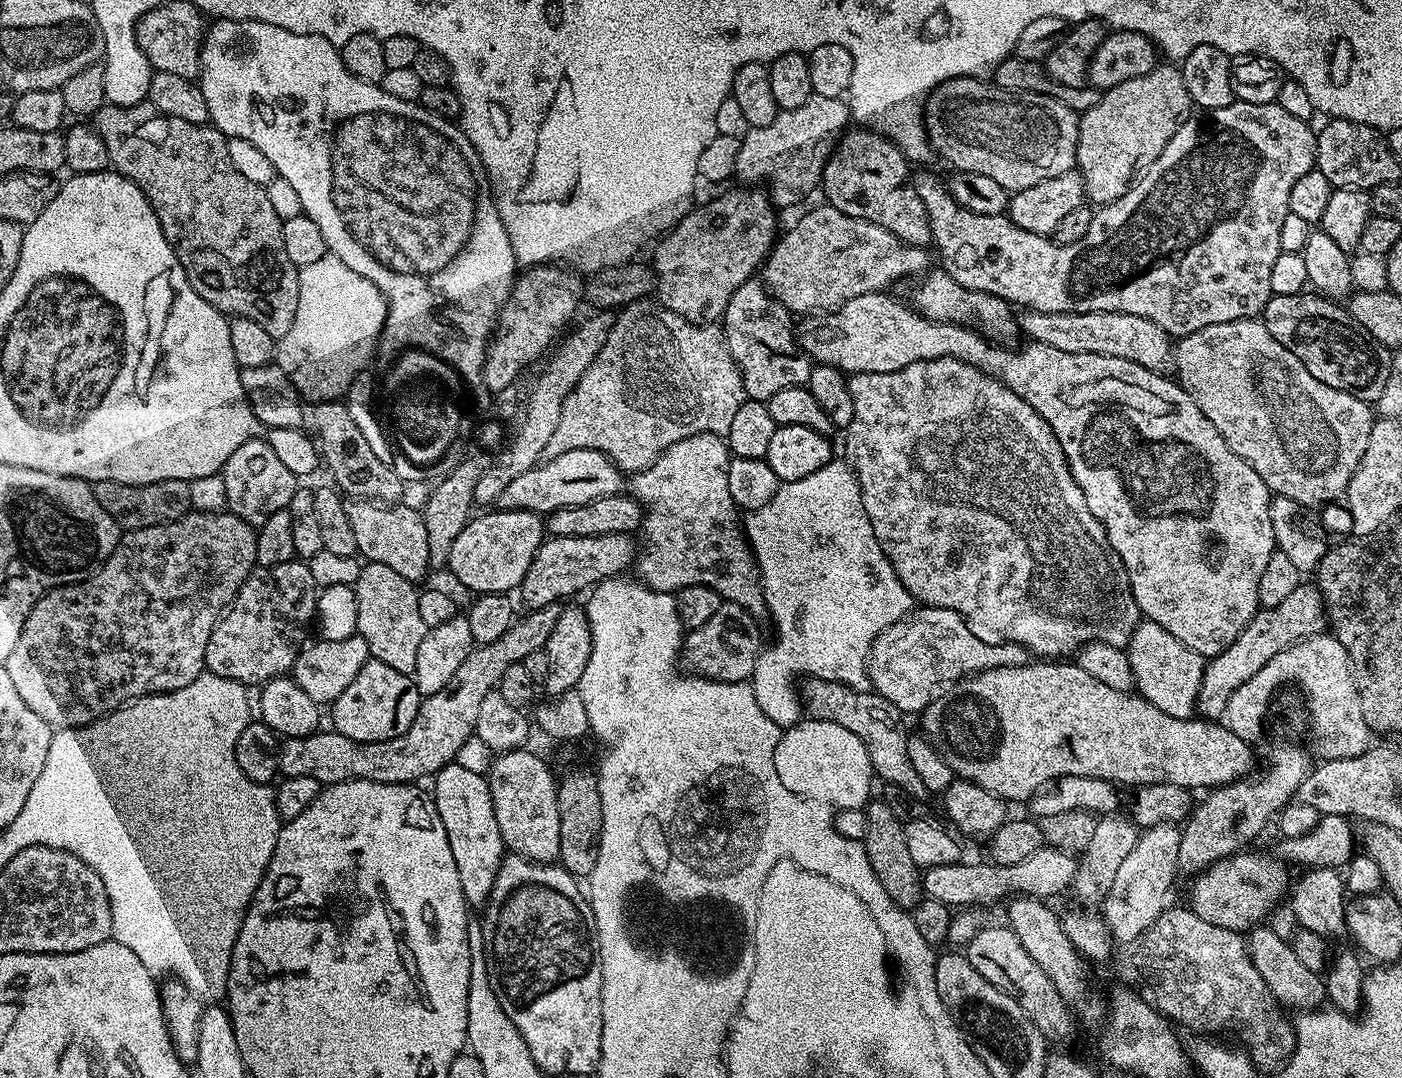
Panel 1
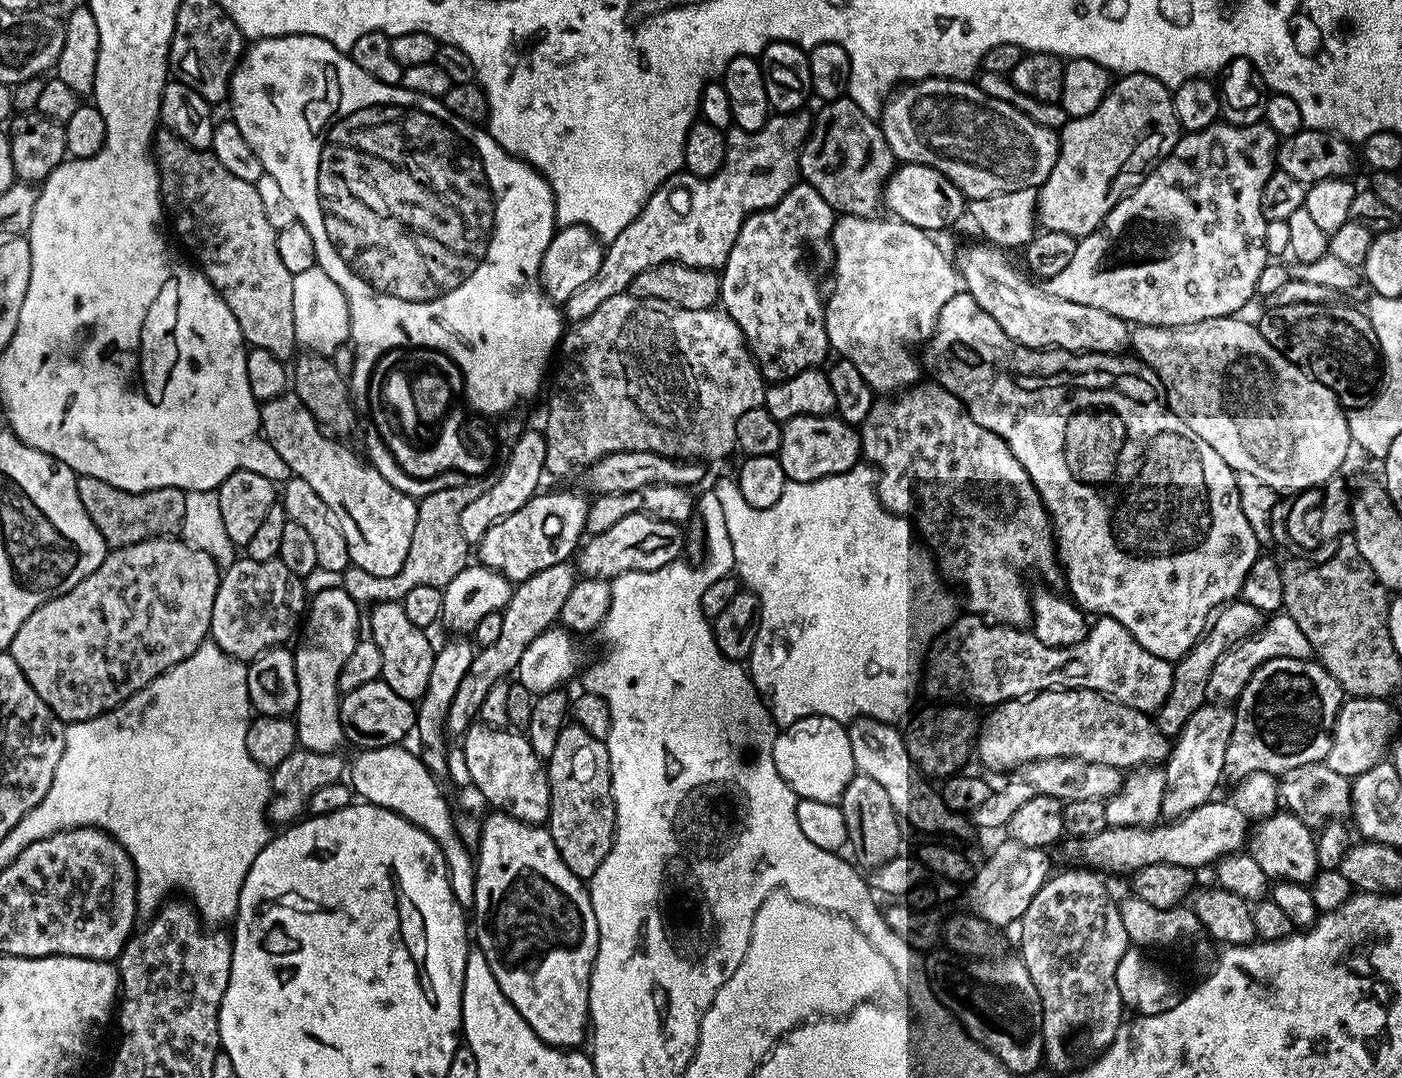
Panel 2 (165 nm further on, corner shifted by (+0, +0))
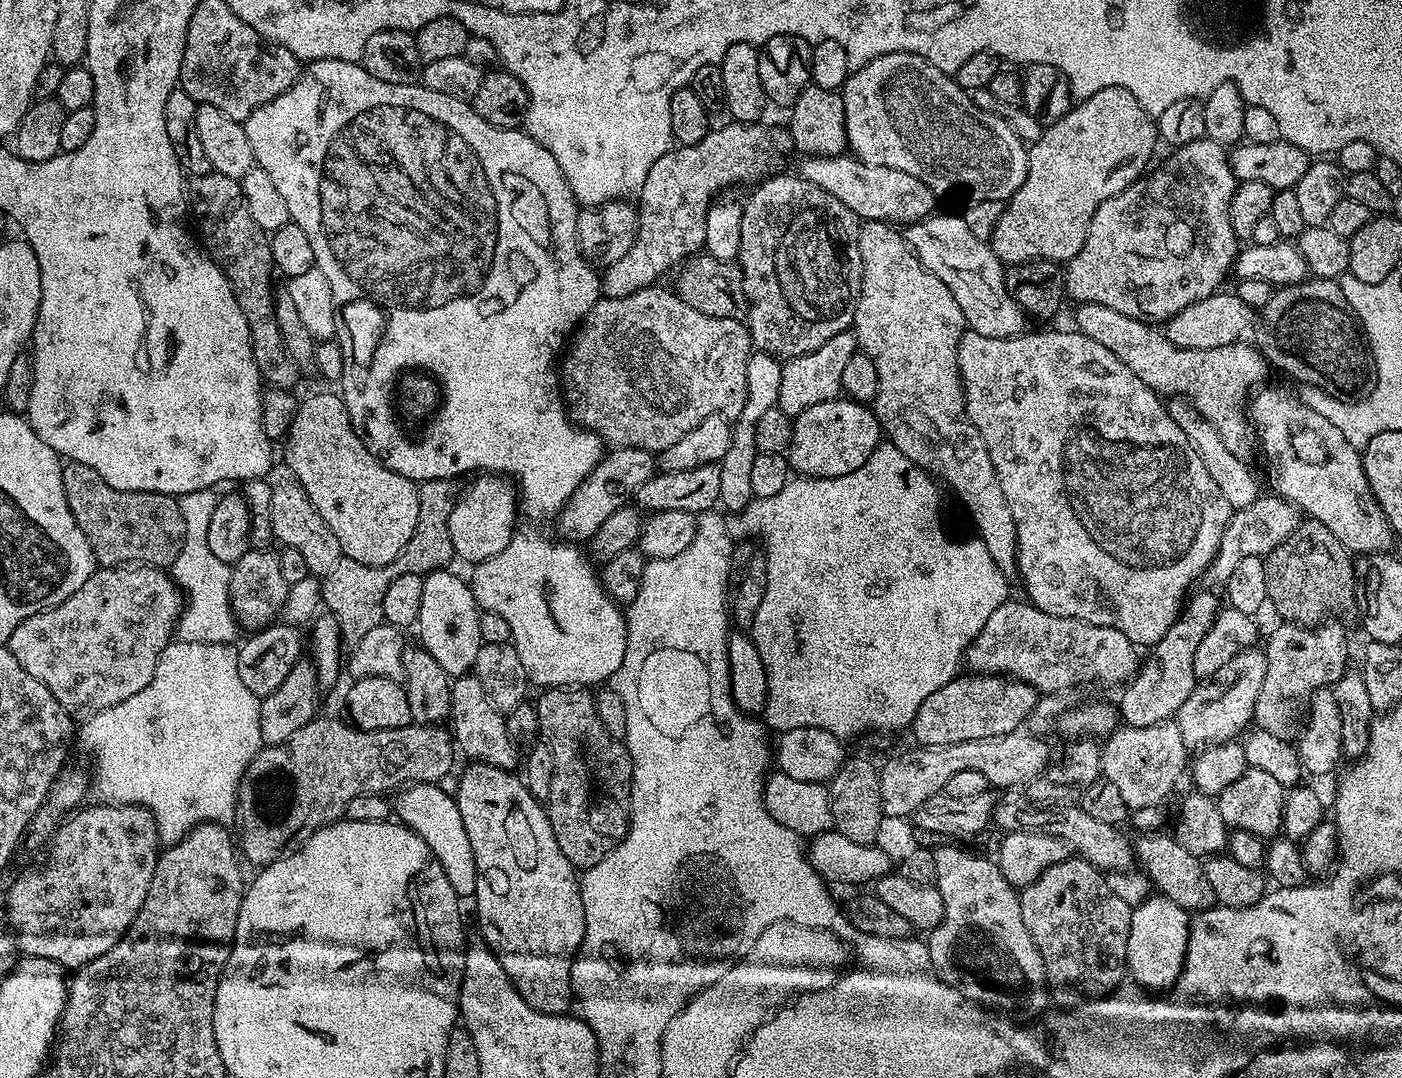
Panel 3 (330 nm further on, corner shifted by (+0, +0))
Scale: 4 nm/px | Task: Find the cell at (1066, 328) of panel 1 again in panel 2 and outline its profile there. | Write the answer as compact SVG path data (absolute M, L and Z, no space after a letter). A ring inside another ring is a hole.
M988 242L972 244L954 256L957 273L963 287L1018 342L1027 348L1058 348L1061 352L1111 352L1120 354L1129 347L1128 321L1094 306L1081 306L1054 298L1043 287L1038 288L1023 271L1019 272L1001 249Z

